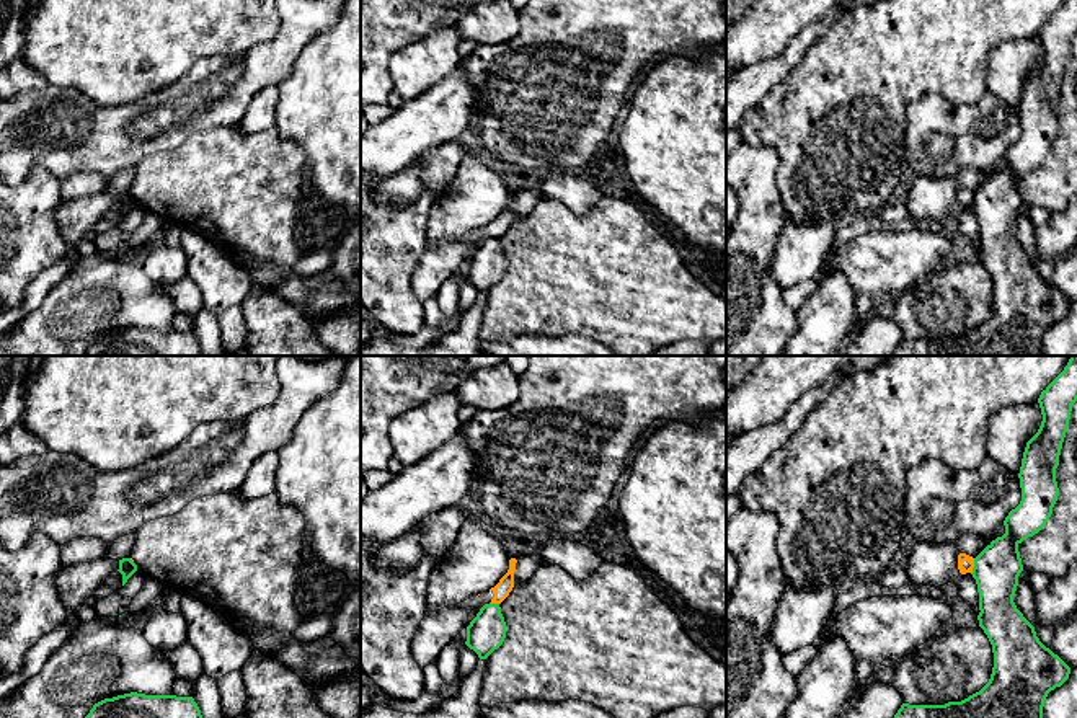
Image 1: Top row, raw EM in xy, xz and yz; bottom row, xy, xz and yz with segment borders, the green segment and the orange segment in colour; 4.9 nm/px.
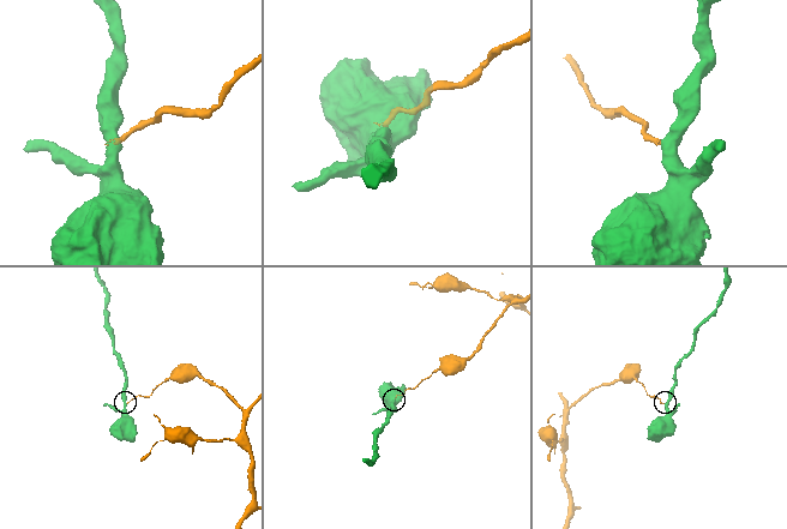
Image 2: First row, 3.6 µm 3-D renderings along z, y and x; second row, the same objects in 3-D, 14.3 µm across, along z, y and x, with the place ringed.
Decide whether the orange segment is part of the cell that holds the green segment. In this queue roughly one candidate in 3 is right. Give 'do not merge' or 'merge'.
do not merge

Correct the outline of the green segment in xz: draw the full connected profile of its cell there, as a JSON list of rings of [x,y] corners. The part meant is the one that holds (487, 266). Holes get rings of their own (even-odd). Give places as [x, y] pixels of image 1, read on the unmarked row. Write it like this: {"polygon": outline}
{"polygon": [[[485,238],[467,261],[465,279],[486,294],[506,273],[506,256],[499,238]]]}

